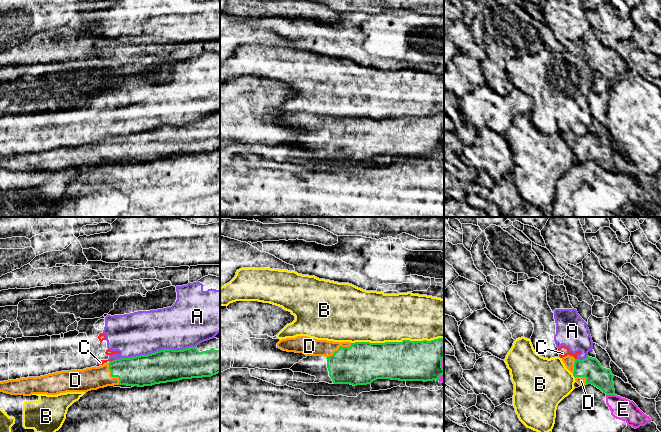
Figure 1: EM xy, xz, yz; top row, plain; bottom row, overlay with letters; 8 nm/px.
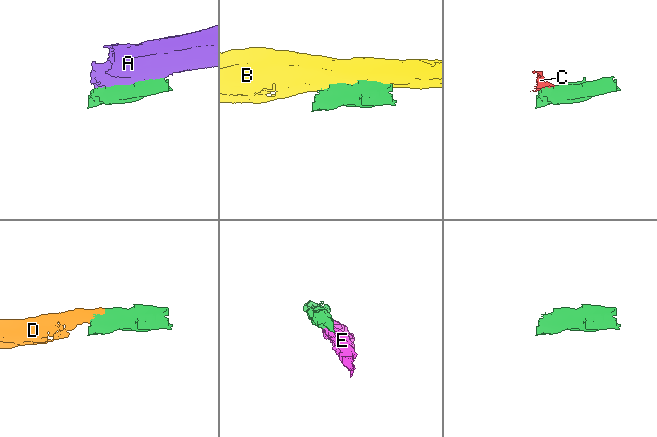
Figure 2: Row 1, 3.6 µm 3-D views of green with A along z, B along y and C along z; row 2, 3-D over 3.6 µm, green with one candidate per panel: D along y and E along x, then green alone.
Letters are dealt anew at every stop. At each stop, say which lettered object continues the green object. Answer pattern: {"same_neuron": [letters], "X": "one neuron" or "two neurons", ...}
{"same_neuron": ["D"], "A": "two neurons", "B": "two neurons", "C": "two neurons", "D": "one neuron", "E": "two neurons"}

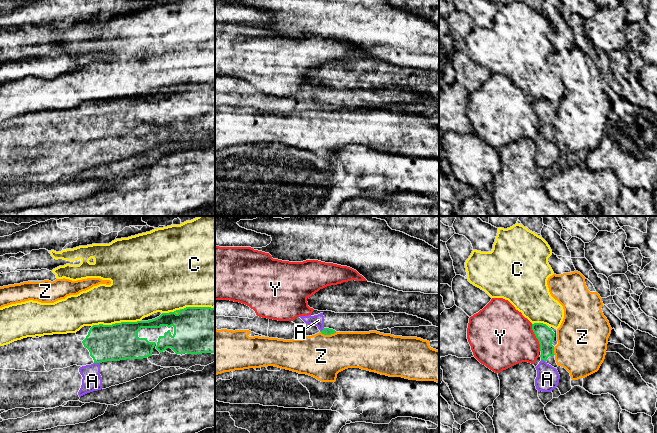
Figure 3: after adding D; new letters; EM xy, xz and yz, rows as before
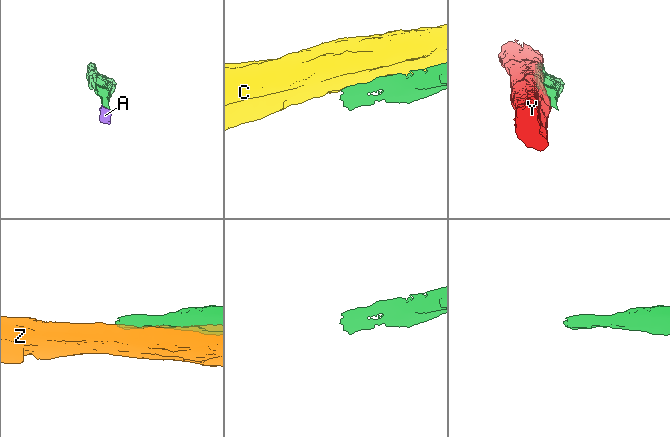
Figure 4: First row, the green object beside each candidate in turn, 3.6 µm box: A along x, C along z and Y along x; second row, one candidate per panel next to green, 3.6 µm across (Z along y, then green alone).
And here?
{"same_neuron": ["A"], "A": "one neuron", "C": "two neurons", "Y": "two neurons", "Z": "two neurons"}

